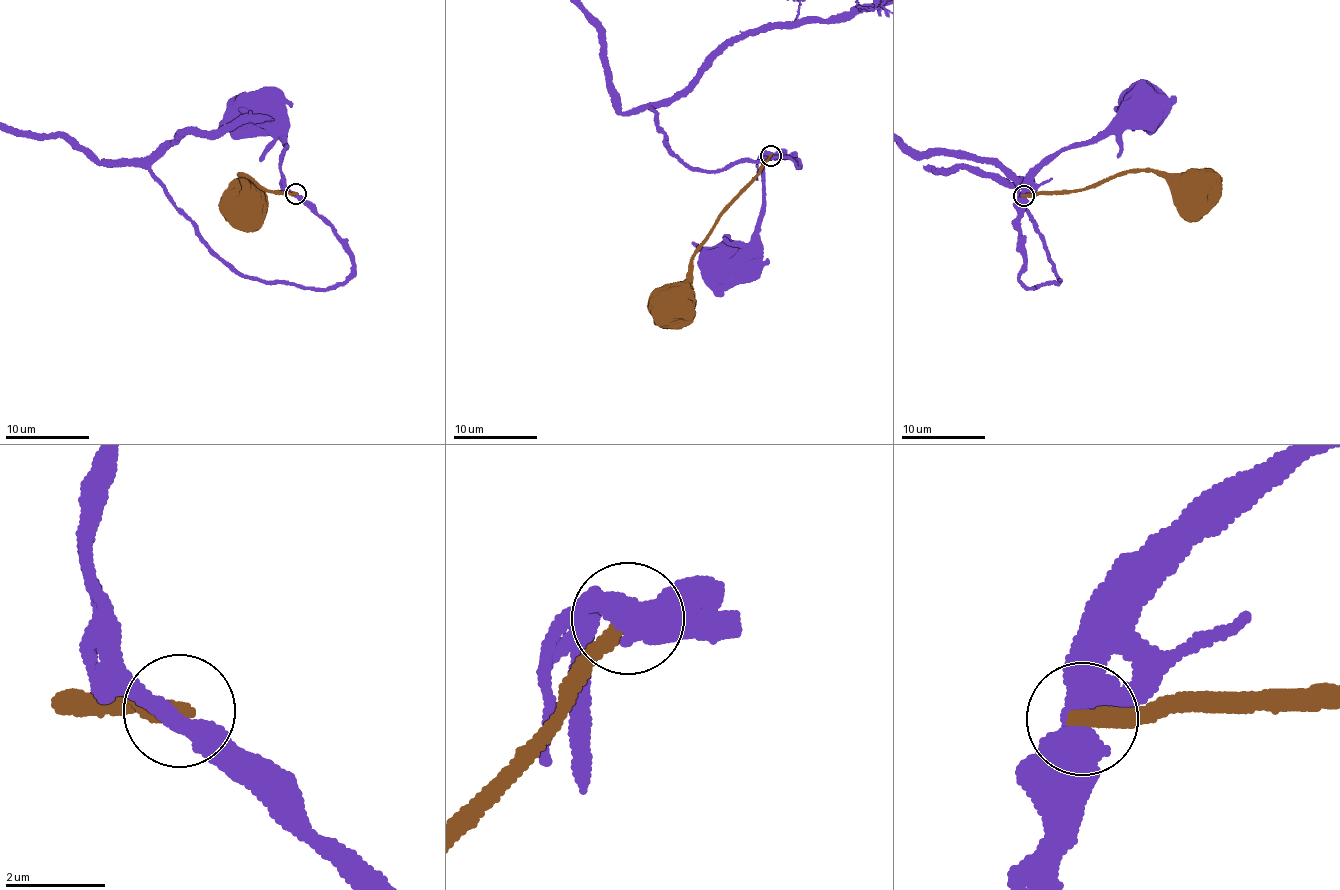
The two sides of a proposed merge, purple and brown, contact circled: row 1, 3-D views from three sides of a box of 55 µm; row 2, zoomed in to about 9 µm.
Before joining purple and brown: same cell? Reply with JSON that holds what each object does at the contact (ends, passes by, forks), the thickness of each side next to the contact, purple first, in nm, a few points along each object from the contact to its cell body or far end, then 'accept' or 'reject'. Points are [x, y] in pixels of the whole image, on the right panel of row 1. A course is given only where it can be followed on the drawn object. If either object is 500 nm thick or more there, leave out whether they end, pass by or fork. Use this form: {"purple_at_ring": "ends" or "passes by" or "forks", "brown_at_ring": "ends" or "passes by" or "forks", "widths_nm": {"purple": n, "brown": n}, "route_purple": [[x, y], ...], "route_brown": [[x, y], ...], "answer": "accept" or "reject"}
{"purple_at_ring": "passes by", "brown_at_ring": "ends", "widths_nm": {"purple": 440, "brown": 360}, "route_purple": [[1023, 195], [1026, 179], [1064, 150], [1094, 142], [1143, 107]], "route_brown": [[1024, 195], [1080, 191], [1112, 176], [1144, 171], [1178, 174], [1202, 196]], "answer": "reject"}

